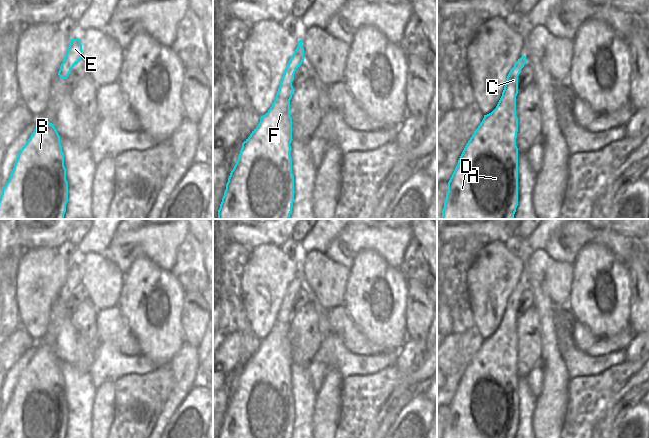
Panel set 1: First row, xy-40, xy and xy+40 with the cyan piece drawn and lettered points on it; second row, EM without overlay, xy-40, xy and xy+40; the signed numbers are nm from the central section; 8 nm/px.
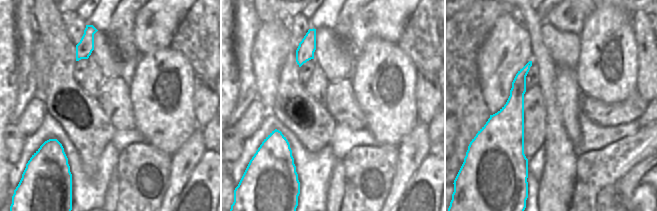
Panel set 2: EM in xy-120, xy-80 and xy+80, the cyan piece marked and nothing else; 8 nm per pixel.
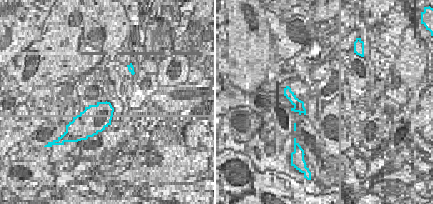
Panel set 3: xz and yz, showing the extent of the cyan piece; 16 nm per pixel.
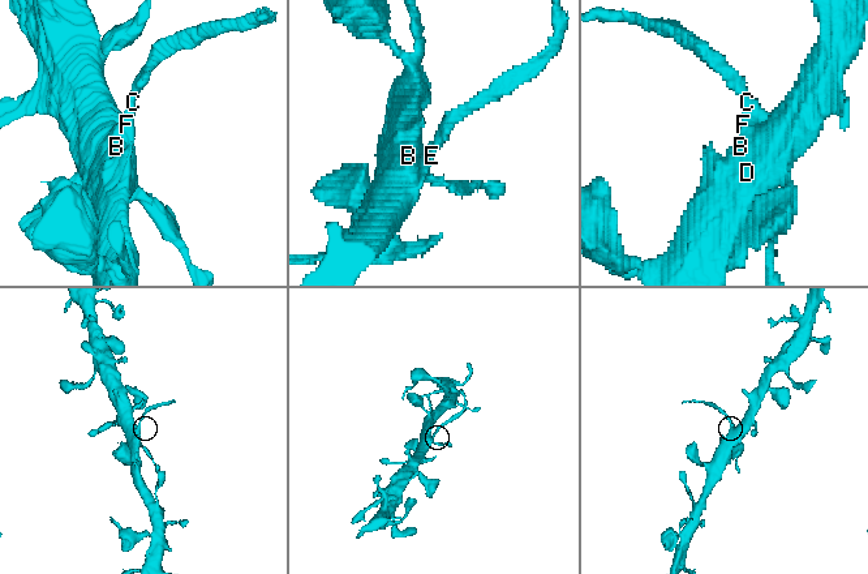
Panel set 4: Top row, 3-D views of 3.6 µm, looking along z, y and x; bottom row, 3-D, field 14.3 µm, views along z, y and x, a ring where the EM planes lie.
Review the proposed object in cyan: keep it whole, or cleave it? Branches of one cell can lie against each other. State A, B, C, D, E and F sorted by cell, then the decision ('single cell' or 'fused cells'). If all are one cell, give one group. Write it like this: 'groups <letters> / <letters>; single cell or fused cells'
groups A B C D F / E; fused cells

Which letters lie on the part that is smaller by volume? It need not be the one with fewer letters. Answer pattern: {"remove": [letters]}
{"remove": ["E"]}

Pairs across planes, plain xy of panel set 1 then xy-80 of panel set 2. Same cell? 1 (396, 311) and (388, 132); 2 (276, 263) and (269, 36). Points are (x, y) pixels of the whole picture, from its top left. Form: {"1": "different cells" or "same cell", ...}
{"1": "same cell", "2": "same cell"}

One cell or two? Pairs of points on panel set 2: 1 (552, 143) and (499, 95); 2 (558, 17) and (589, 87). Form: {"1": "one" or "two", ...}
{"1": "two", "2": "two"}

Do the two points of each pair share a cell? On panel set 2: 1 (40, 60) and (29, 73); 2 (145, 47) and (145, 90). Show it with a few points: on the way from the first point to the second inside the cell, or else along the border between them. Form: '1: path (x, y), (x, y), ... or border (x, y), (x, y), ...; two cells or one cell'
1: border (34, 44), (32, 59), (35, 70), (36, 90); two cells
2: border (167, 46), (140, 55); two cells

